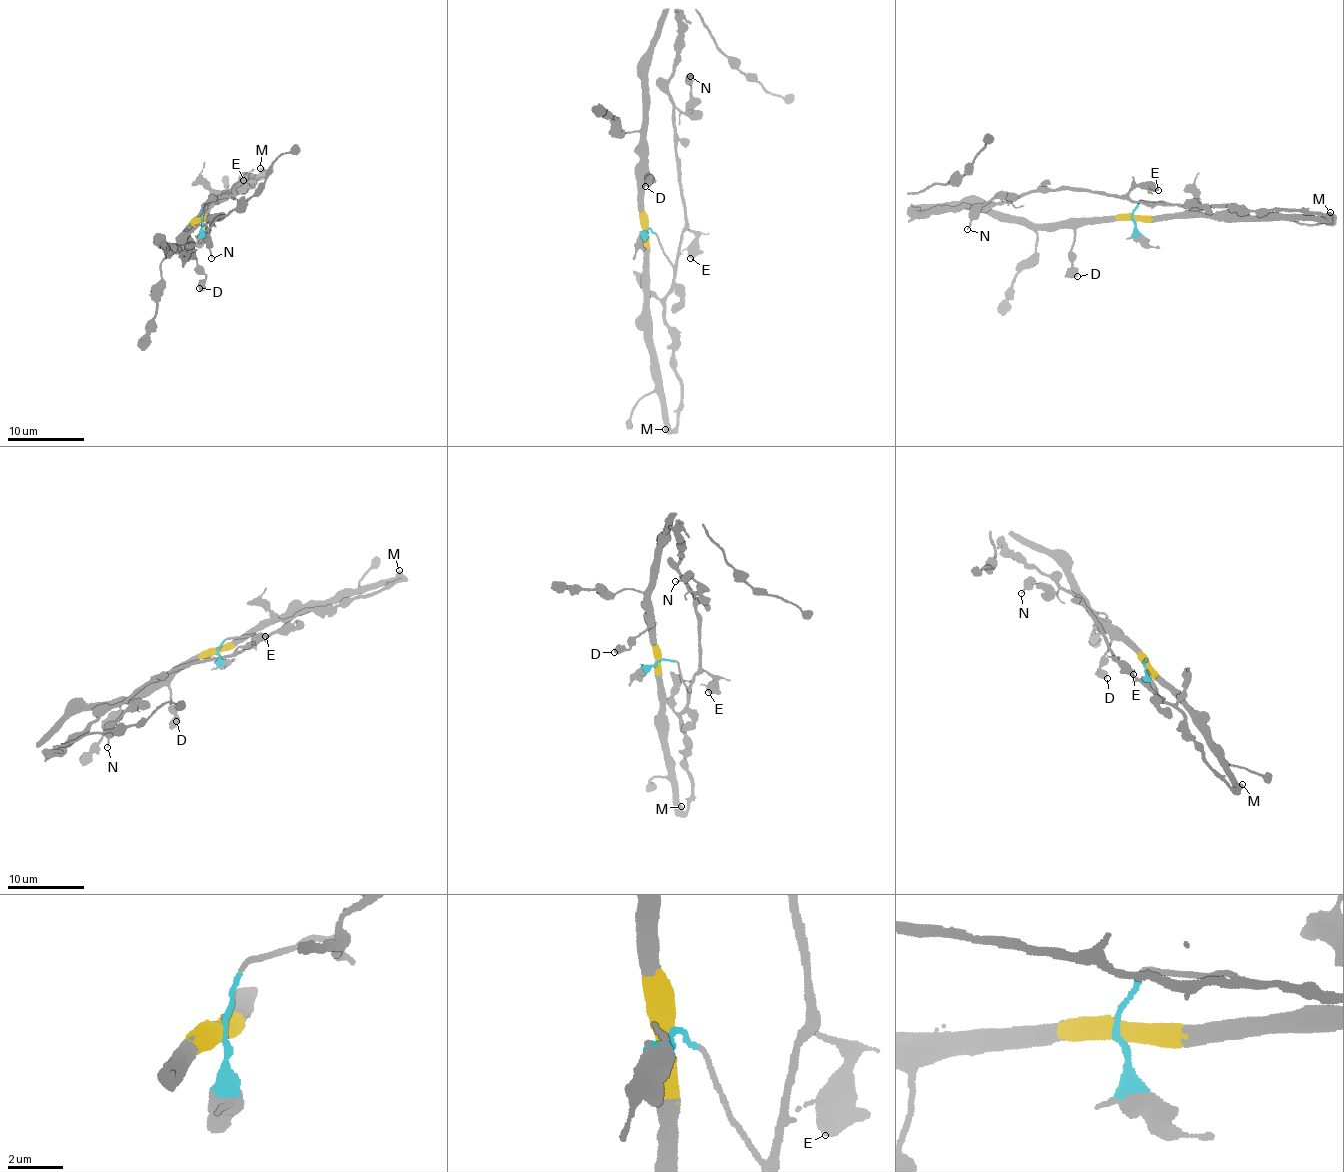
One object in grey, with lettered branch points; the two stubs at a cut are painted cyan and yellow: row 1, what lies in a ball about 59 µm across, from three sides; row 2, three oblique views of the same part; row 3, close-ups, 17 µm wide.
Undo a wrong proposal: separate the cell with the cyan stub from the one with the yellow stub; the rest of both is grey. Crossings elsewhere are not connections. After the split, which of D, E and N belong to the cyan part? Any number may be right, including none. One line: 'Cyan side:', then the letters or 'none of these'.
Cyan side: E, N

